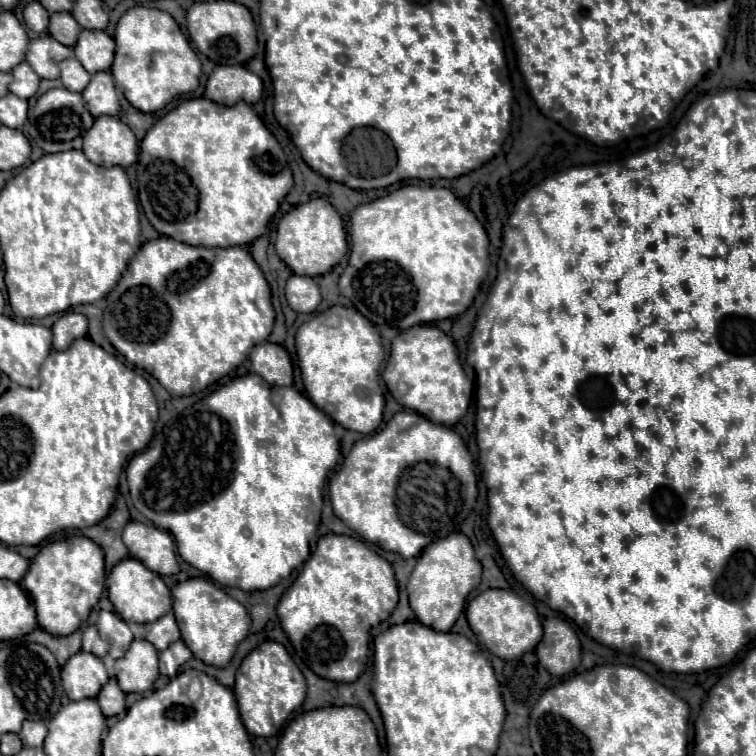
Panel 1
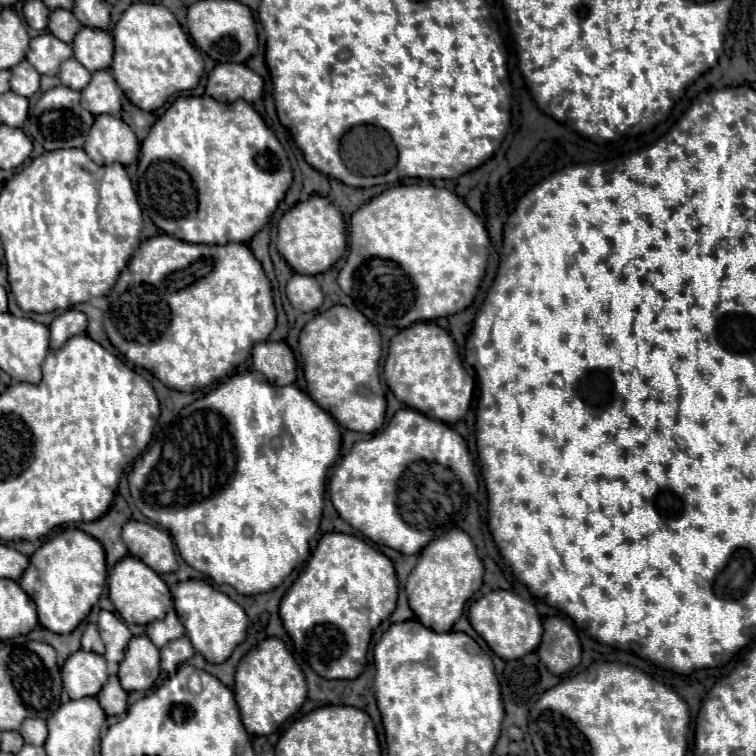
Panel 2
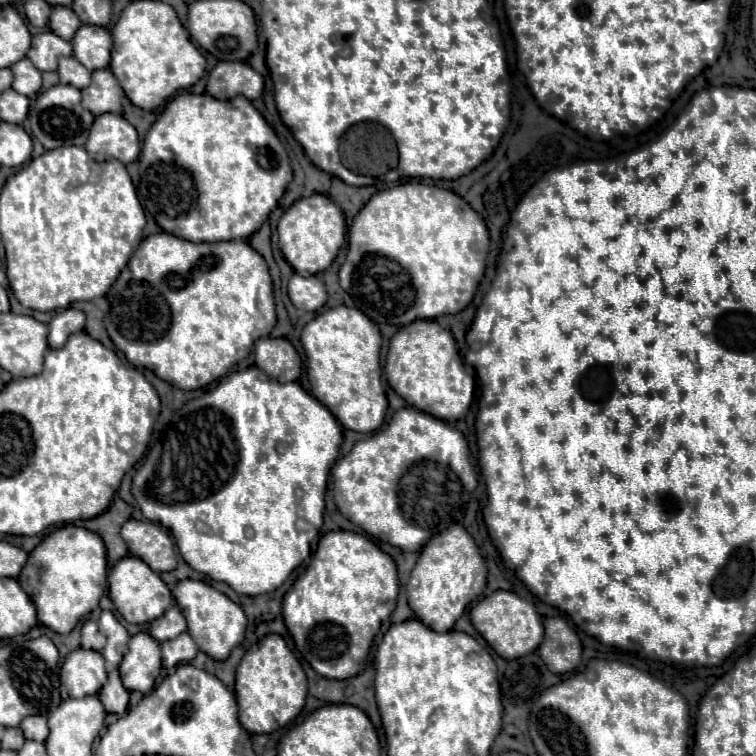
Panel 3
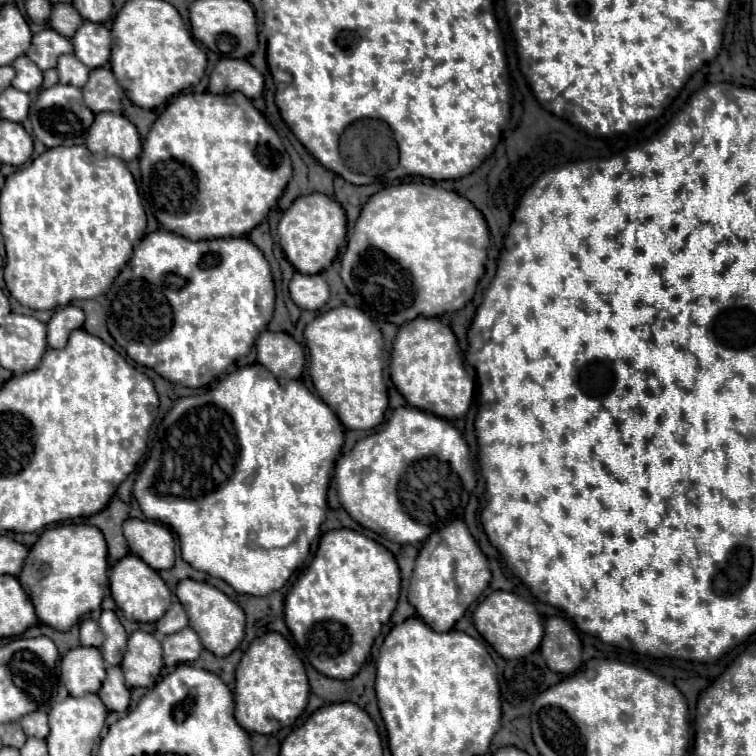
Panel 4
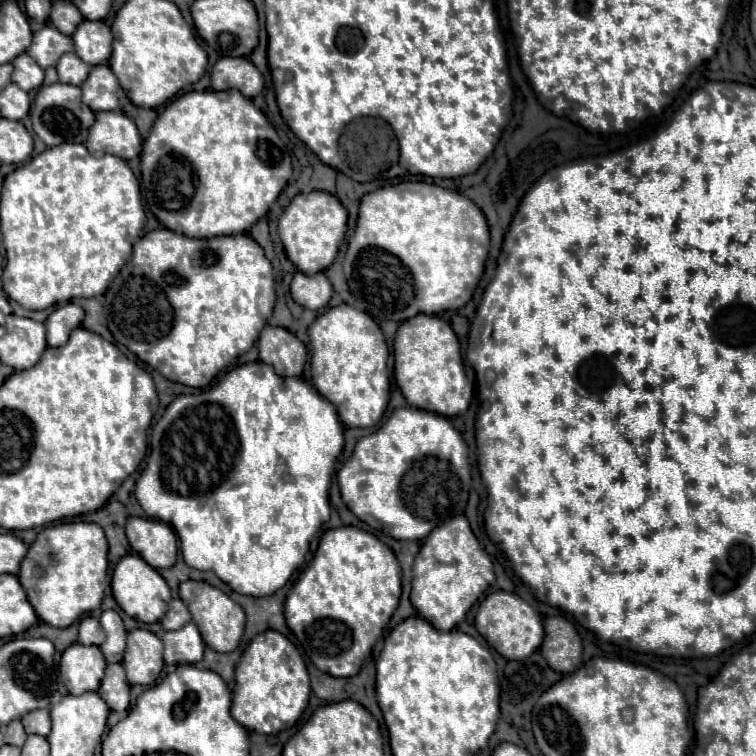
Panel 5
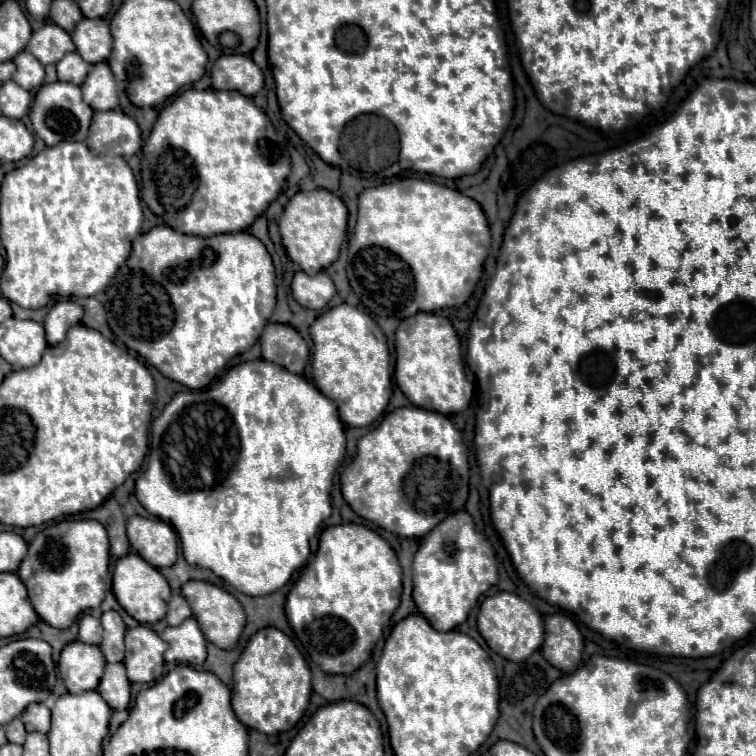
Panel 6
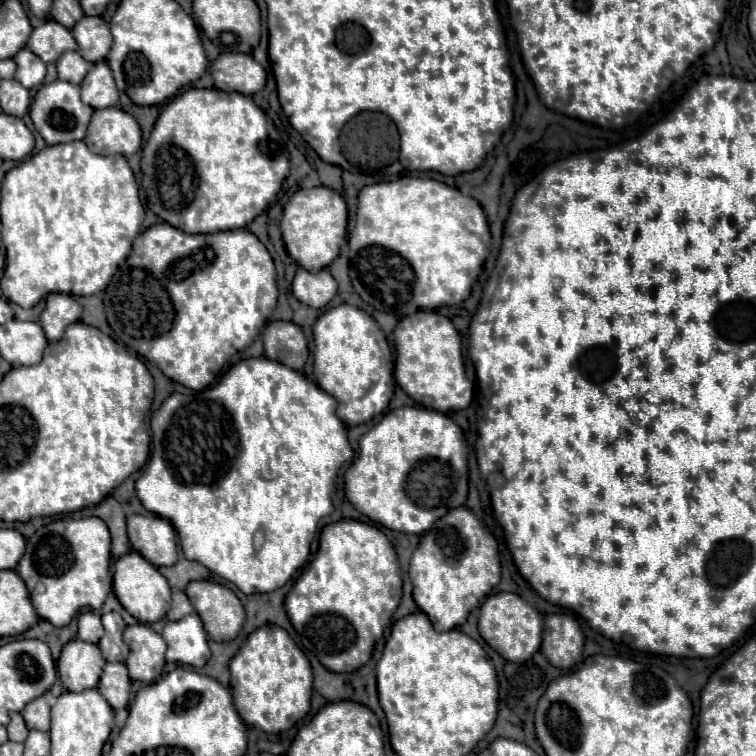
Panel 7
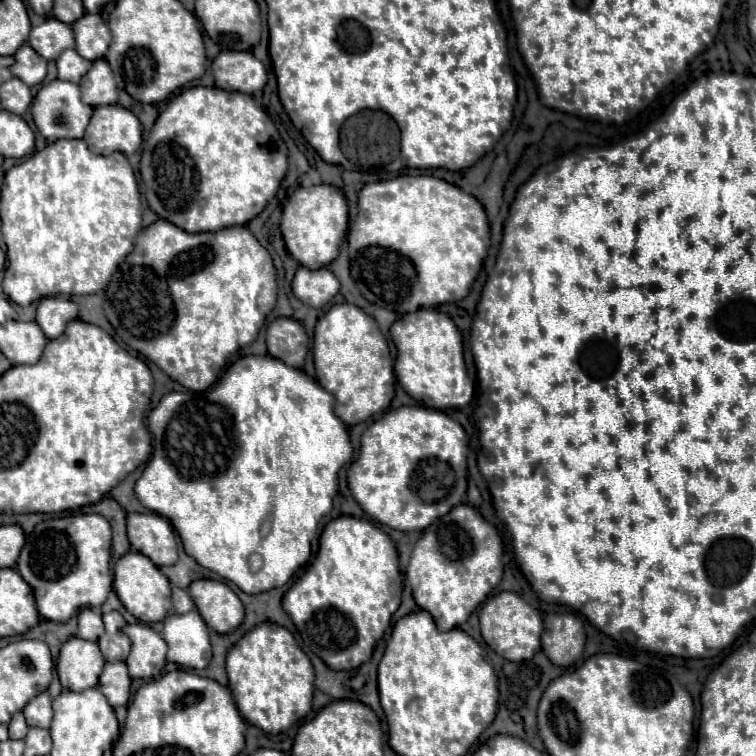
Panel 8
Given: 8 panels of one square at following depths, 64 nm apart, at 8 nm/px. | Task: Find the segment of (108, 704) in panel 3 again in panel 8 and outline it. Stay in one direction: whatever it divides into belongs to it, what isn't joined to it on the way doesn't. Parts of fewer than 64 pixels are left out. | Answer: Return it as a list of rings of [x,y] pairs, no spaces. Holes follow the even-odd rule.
[[[106,662],[98,688],[104,692],[104,696],[112,704],[112,708],[128,704],[130,684],[132,684],[132,680],[130,680],[130,674],[128,674],[128,668],[124,662]]]

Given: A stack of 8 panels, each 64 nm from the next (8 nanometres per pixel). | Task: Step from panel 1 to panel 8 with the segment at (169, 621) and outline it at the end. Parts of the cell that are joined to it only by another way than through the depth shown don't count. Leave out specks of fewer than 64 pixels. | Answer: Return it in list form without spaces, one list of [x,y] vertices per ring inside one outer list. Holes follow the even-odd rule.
[[[172,588],[172,606],[174,606],[174,614],[186,614],[194,610],[192,598],[182,588]]]

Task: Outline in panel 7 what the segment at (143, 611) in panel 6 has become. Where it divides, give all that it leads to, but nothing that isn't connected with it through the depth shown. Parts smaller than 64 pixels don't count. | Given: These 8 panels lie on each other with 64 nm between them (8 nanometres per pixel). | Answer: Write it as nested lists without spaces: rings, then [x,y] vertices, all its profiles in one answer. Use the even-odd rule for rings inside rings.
[[[128,552],[126,556],[116,560],[116,564],[114,564],[114,594],[120,600],[120,604],[138,622],[144,622],[144,624],[162,620],[170,608],[168,580],[156,570],[156,566],[148,564],[148,560],[144,560],[138,552]]]

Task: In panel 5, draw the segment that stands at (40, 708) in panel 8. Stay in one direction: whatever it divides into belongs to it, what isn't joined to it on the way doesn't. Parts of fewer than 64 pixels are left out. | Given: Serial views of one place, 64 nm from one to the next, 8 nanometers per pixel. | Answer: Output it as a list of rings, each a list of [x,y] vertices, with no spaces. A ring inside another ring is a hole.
[[[32,710],[20,722],[24,724],[26,734],[48,736],[48,732],[50,732],[50,714],[48,714],[48,710]]]

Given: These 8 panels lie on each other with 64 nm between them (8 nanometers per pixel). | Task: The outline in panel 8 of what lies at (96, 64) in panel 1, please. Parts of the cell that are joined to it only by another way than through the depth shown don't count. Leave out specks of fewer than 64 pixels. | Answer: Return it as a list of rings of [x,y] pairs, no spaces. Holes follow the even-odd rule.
[[[84,14],[72,24],[72,32],[76,38],[76,52],[80,56],[86,60],[104,58],[112,42],[112,34],[98,14]]]

